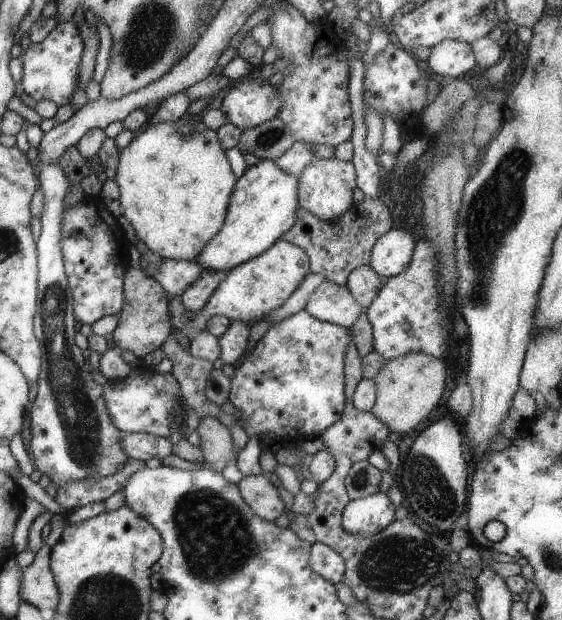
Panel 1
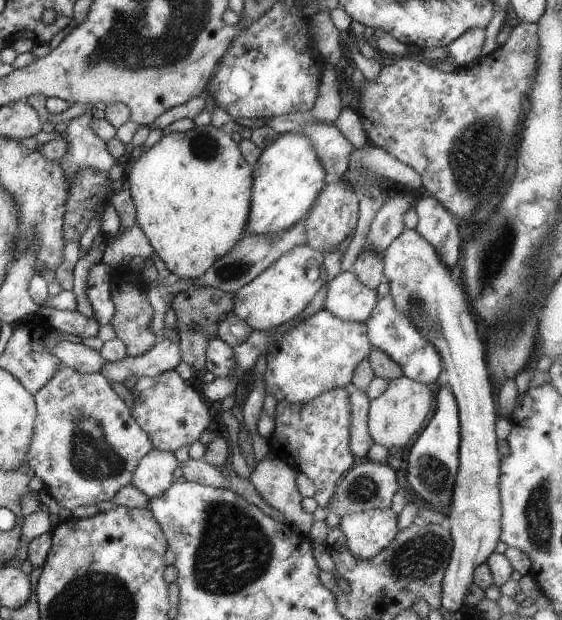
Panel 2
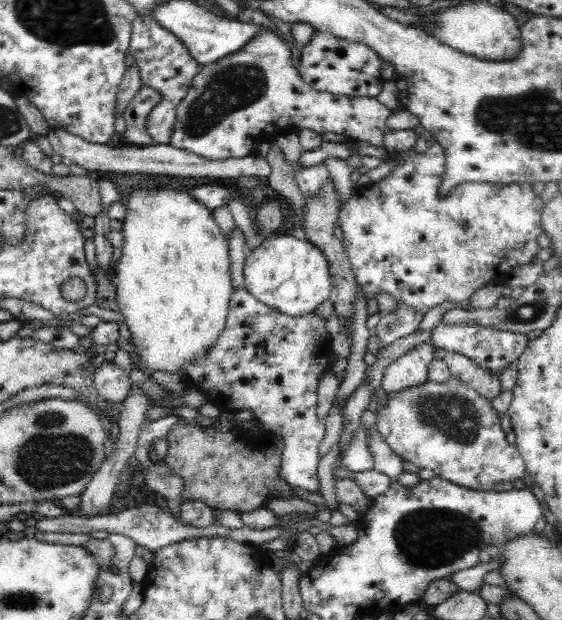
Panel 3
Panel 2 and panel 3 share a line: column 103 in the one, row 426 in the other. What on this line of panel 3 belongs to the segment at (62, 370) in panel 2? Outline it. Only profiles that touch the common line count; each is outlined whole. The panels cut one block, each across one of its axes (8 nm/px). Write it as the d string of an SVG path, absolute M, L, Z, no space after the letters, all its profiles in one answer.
M455 379L445 384L428 382L426 385L398 393L388 395L390 398L387 406L376 415L376 427L400 458L409 460L419 469L431 470L437 478L474 492L492 492L501 483L522 486L522 480L527 476L525 460L515 445L506 441L501 420L498 414L494 413L492 402Z

